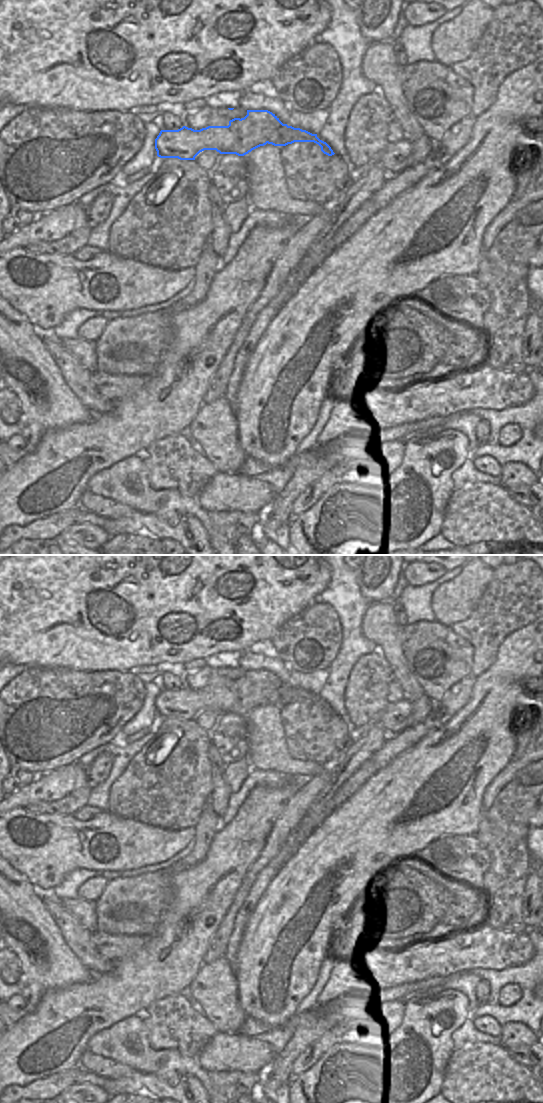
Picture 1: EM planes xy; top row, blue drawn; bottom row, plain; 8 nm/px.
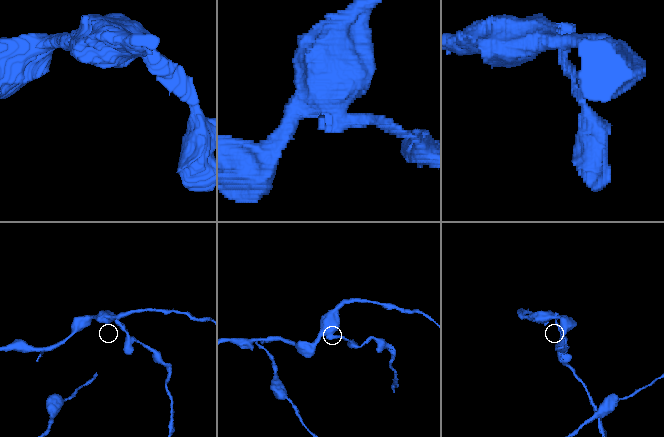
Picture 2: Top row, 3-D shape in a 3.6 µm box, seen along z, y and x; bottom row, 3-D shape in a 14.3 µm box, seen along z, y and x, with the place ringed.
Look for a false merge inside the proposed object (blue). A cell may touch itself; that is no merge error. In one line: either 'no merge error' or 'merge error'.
merge error

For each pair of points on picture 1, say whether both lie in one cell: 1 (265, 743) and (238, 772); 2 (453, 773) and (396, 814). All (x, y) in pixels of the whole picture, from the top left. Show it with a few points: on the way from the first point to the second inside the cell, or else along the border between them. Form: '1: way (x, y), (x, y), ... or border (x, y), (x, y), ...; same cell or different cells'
1: border (246, 758), (251, 769); different cells
2: way (439, 783), (431, 791), (418, 799), (410, 801); same cell

